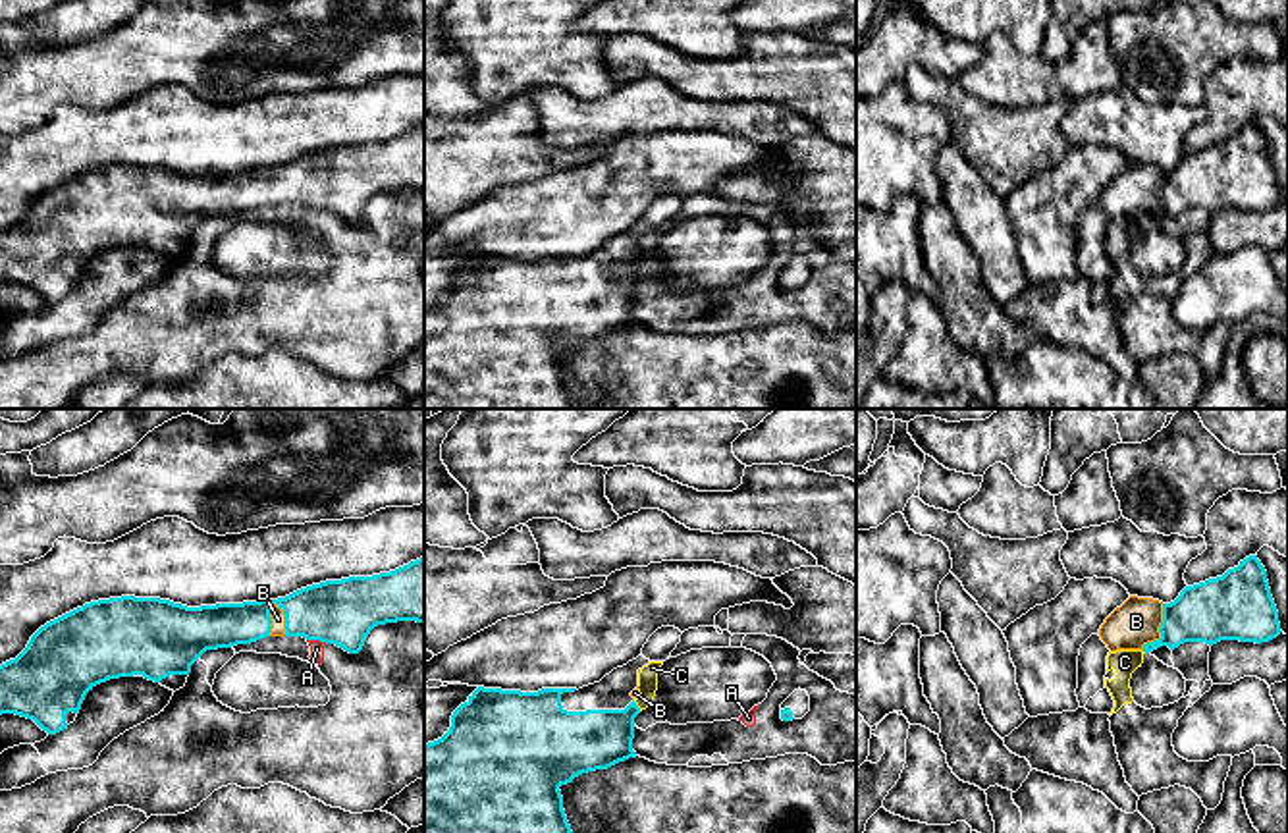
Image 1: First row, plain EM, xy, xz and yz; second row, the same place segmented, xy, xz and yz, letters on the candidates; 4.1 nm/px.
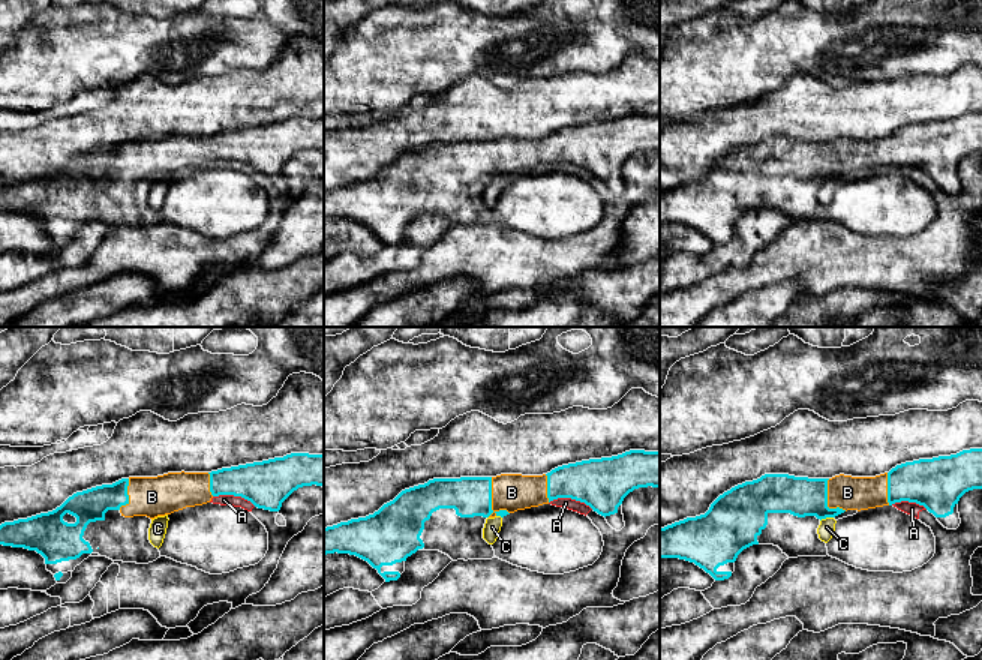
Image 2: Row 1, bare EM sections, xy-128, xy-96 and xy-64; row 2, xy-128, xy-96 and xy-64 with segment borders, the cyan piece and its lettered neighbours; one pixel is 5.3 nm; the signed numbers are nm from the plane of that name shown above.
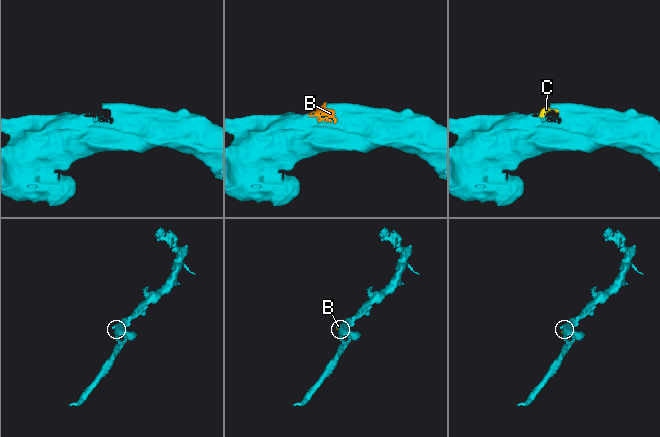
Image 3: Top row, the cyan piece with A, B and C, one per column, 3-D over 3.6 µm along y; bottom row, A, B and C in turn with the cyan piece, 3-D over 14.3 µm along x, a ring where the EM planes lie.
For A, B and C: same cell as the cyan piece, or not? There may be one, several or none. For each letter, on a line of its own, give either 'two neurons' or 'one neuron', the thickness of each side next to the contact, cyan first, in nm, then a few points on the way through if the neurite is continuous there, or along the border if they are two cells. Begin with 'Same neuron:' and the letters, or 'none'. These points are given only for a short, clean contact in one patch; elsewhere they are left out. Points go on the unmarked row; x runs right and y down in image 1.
Same neuron: B
A: two neurons; 280 nm thick on the cyan side, 60 nm on the other; border along xy (307, 207), (326, 211)
B: one neuron; 280 nm thick on the cyan side, 60 nm on the other
C: two neurons; 260 nm thick on the cyan side, 80 nm on the other; border along xz (633, 268), (641, 278)

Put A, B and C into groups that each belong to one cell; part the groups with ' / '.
A C / B

